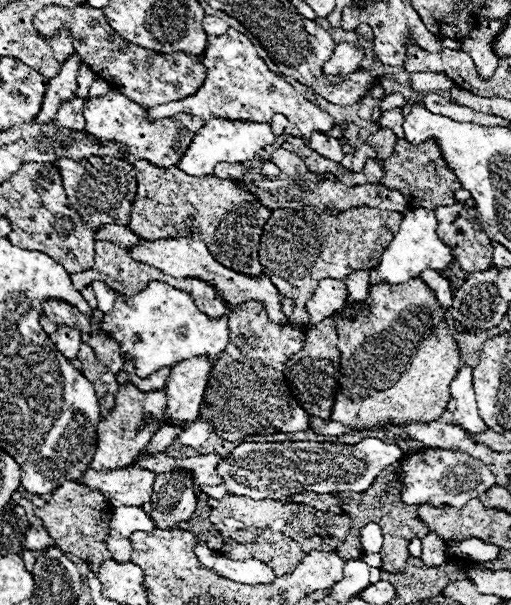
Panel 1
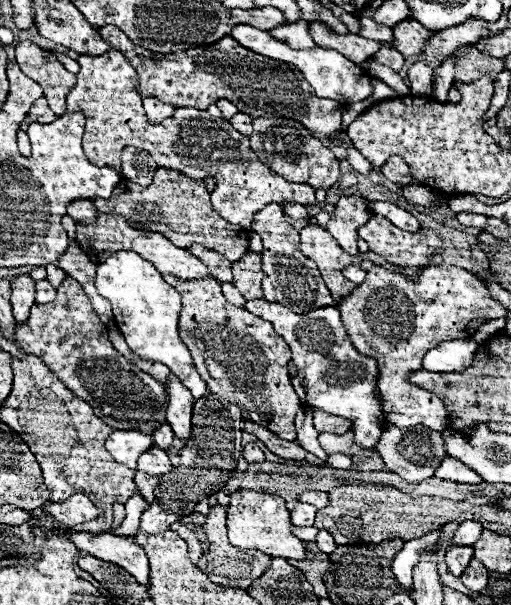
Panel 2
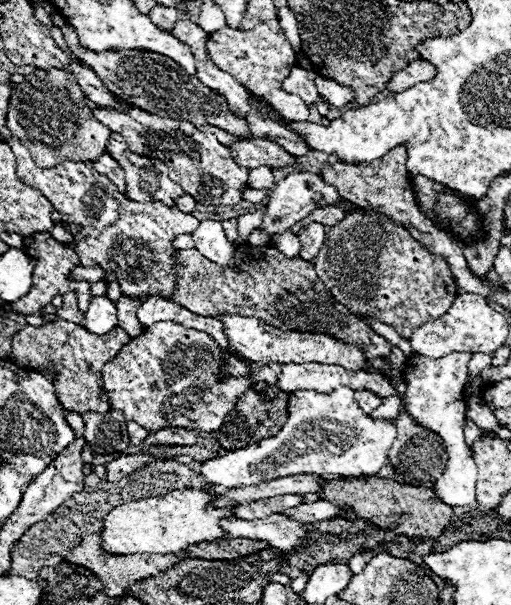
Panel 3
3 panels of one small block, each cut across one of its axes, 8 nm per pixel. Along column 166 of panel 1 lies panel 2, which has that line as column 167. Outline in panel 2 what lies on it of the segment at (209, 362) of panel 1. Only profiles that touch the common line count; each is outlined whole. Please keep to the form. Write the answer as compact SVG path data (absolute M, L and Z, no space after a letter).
M170 374L168 384L164 384L164 390L168 392L168 406L166 406L166 420L172 426L174 434L182 440L188 440L190 436L190 420L192 420L192 394L176 380L176 376Z

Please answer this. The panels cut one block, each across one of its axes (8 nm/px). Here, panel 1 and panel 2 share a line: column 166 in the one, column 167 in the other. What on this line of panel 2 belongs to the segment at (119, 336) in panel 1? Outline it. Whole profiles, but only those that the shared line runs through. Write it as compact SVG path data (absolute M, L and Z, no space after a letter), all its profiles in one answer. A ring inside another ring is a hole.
M120 250L97 266L95 286L102 297L110 300L116 326L126 340L160 340L160 348L156 348L156 362L166 364L170 372L192 392L194 398L202 398L208 394L204 380L194 368L188 348L178 336L181 296L162 280L162 274L148 260L144 260L132 250ZM136 302L140 302L142 316L146 316L142 324L140 318L136 318L134 314L138 306Z

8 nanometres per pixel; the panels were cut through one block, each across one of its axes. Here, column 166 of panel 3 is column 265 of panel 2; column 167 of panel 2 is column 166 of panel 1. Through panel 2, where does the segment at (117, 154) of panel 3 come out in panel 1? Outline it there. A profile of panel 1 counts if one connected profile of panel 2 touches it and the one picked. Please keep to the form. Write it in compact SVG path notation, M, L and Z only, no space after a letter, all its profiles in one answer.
M110 90L108 94L104 94L100 98L86 98L82 112L86 118L86 130L96 140L118 140L124 146L128 146L130 162L148 160L160 168L176 166L178 160L182 158L182 154L188 150L194 132L204 124L202 118L190 116L190 114L172 116L162 122L148 122L142 106L138 106L134 100L126 98L118 90Z

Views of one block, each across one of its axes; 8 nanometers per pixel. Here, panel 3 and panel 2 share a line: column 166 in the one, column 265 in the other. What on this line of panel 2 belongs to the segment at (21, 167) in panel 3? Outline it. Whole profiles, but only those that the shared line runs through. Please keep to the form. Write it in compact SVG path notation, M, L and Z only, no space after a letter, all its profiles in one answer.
M268 204L260 212L254 214L252 230L262 236L264 250L262 250L262 290L268 302L284 304L292 308L292 312L312 312L312 308L326 308L334 306L334 300L312 260L298 252L298 230L286 222L286 216L278 204Z

